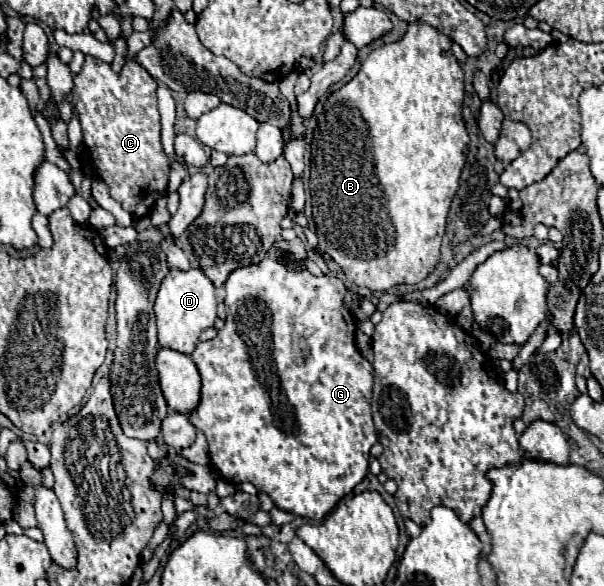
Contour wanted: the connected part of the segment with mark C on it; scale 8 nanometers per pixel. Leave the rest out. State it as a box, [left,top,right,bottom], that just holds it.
[68,56,168,218]

